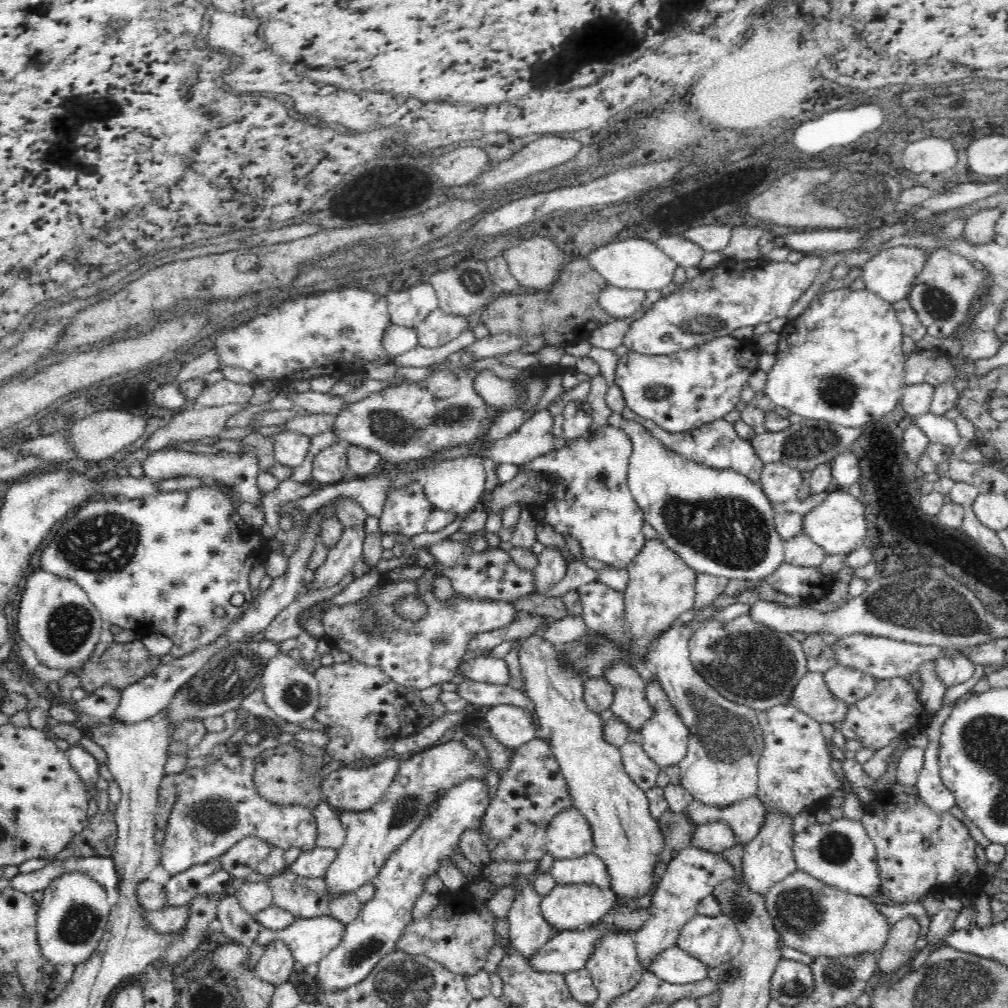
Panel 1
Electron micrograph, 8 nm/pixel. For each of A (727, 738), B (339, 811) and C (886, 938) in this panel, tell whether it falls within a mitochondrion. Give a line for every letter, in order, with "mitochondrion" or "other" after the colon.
A: mitochondrion
B: other
C: other

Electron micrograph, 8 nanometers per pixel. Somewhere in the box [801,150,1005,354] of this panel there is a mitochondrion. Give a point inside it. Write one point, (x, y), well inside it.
(858, 213)

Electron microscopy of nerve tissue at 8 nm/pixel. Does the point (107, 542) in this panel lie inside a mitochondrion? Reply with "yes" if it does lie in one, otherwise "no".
yes

